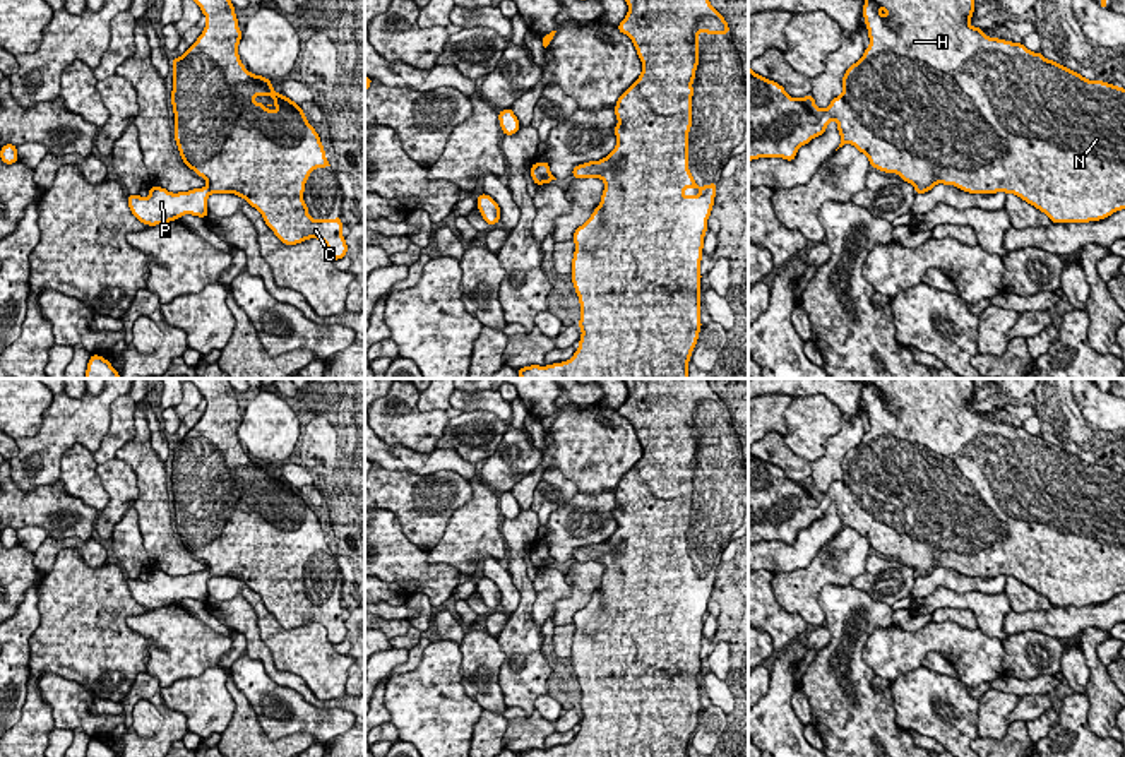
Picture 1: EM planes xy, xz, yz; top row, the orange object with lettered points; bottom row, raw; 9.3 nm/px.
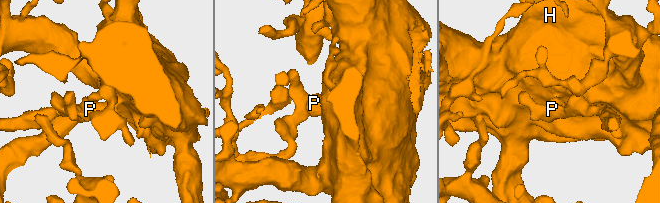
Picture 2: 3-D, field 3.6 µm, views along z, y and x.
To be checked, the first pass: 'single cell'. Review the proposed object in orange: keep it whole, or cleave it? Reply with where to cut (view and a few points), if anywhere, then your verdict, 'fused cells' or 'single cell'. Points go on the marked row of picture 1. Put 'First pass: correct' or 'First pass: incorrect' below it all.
no cut | single cell
First pass: correct

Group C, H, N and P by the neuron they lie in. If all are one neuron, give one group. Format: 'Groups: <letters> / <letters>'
Groups: C H N P

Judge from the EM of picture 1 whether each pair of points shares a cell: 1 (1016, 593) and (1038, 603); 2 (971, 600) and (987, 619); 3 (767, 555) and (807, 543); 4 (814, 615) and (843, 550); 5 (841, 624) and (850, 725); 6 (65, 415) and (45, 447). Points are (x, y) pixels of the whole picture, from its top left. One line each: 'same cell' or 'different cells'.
1: same cell
2: same cell
3: same cell
4: same cell
5: same cell
6: same cell

